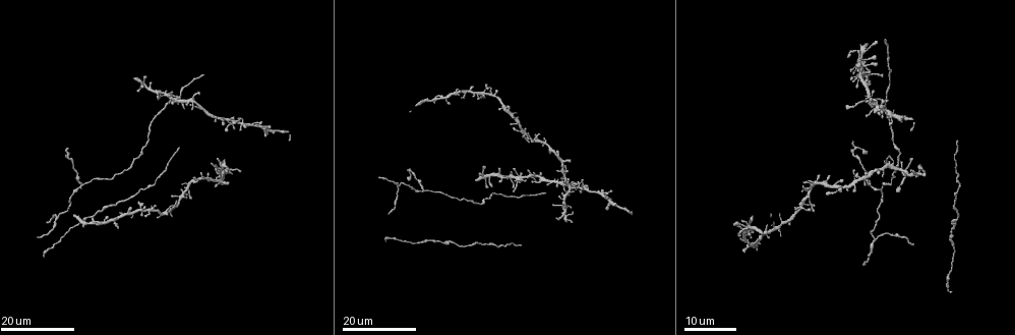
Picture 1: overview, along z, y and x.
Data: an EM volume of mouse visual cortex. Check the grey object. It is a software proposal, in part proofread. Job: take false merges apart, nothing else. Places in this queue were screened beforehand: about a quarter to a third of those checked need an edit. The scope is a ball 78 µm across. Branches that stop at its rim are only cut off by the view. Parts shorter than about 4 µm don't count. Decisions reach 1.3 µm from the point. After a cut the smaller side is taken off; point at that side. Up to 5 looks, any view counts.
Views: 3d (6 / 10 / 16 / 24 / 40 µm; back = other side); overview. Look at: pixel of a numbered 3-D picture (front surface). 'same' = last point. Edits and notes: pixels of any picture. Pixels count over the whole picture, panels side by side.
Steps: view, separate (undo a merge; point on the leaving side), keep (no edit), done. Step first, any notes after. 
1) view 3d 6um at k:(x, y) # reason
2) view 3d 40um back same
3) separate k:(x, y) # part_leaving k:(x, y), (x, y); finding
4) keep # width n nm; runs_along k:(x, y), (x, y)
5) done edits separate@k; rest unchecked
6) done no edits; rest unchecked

view 3d 16um at 1:(874, 241) # a fork

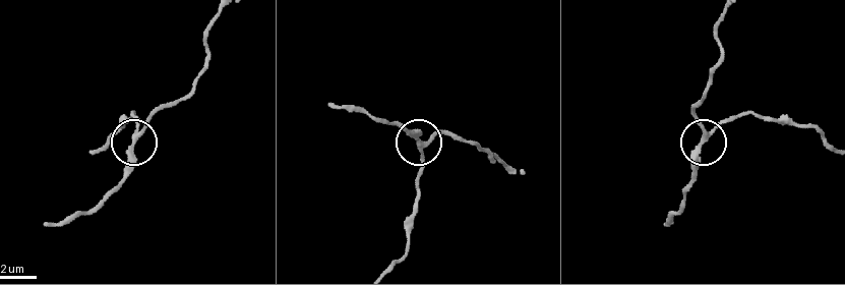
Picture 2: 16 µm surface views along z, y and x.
view 3d 6um at 2:(136, 135)

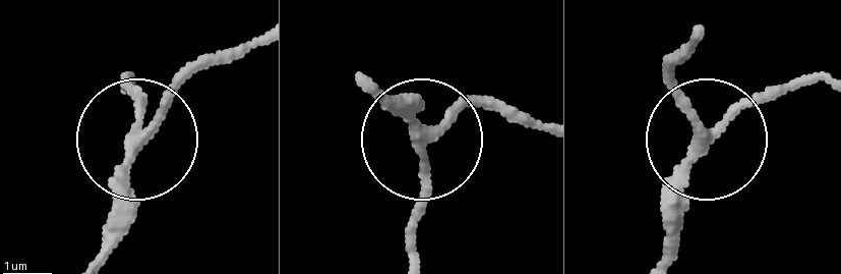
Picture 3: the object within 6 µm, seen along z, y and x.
keep # side_arm 9 um; arms 3; continuous, no second cell

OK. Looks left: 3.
view 3d 16um at 1:(80, 186) # side arm on a straight run

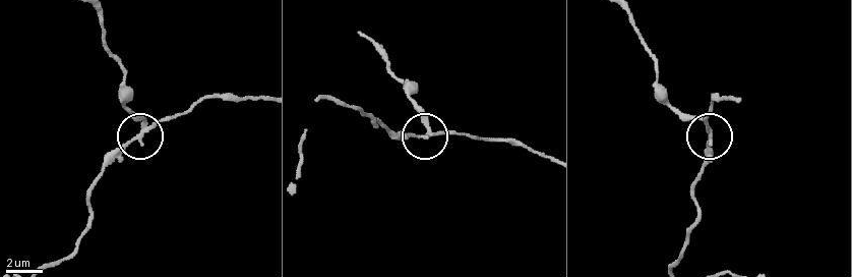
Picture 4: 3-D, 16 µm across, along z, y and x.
view 3d 6um at 4:(424, 135)

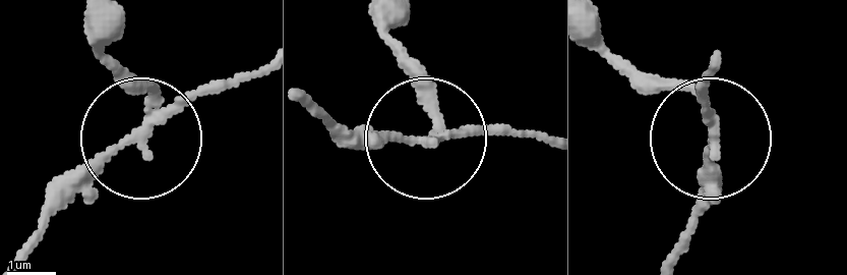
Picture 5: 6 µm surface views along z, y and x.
separate 5:(139, 87) # part_leaving 5:(433, 136), (433, 88), (397, 22); a second cell is stuck on

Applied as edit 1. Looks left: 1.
done edits separate@5; rest unchecked

